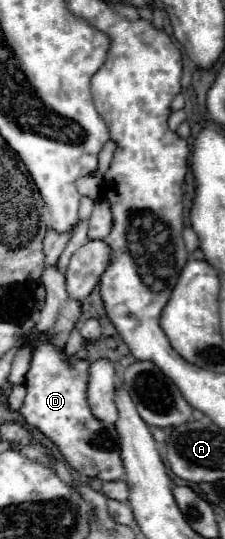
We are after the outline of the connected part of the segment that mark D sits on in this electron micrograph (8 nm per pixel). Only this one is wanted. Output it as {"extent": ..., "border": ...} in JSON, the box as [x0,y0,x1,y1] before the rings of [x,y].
{"extent":[20,337,124,481],"border":[[[48,337],[36,339],[34,359],[26,375],[26,399],[20,407],[26,423],[42,431],[52,443],[58,445],[66,461],[88,477],[98,477],[102,481],[118,481],[124,477],[124,467],[120,461],[120,441],[114,425],[104,425],[94,419],[86,401],[88,383],[88,363],[76,361],[74,357],[66,361],[64,353],[58,351]]]}

